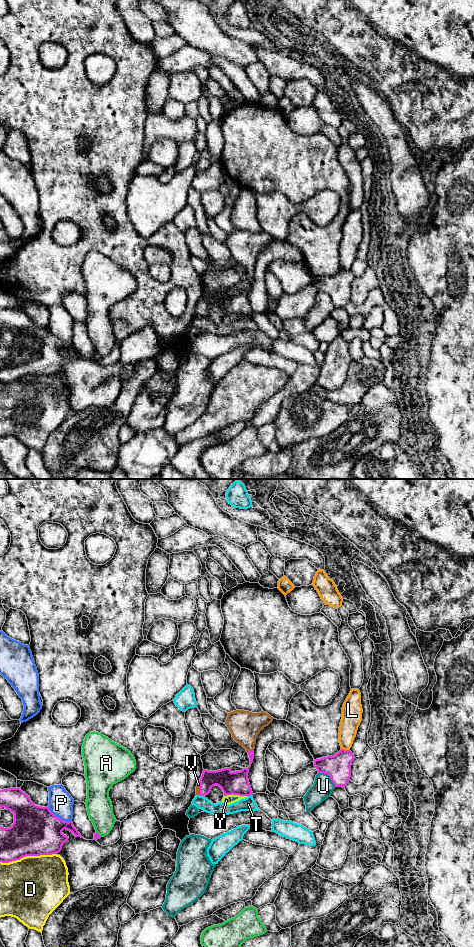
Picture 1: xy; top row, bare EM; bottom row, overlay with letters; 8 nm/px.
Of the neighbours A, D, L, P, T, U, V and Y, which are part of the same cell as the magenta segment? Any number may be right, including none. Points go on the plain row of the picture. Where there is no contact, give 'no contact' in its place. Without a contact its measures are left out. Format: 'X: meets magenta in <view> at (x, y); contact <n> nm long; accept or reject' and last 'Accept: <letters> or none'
A: meets magenta in xy at (98, 354); contact 60 nm long; reject
D: meets magenta in xy at (27, 375); contact 460 nm long; reject
L: meets magenta in xy at (345, 270); contact 70 nm long; reject
P: meets magenta in xy at (58, 337); contact 220 nm long; reject
T: meets magenta in xy at (250, 314); contact 40 nm long; reject
U: meets magenta in xy at (329, 295); contact 180 nm long; reject
V: meets magenta in xy at (200, 308); contact 110 nm long; accept
Y: meets magenta in xy at (235, 314); contact 190 nm long; reject
Accept: V

